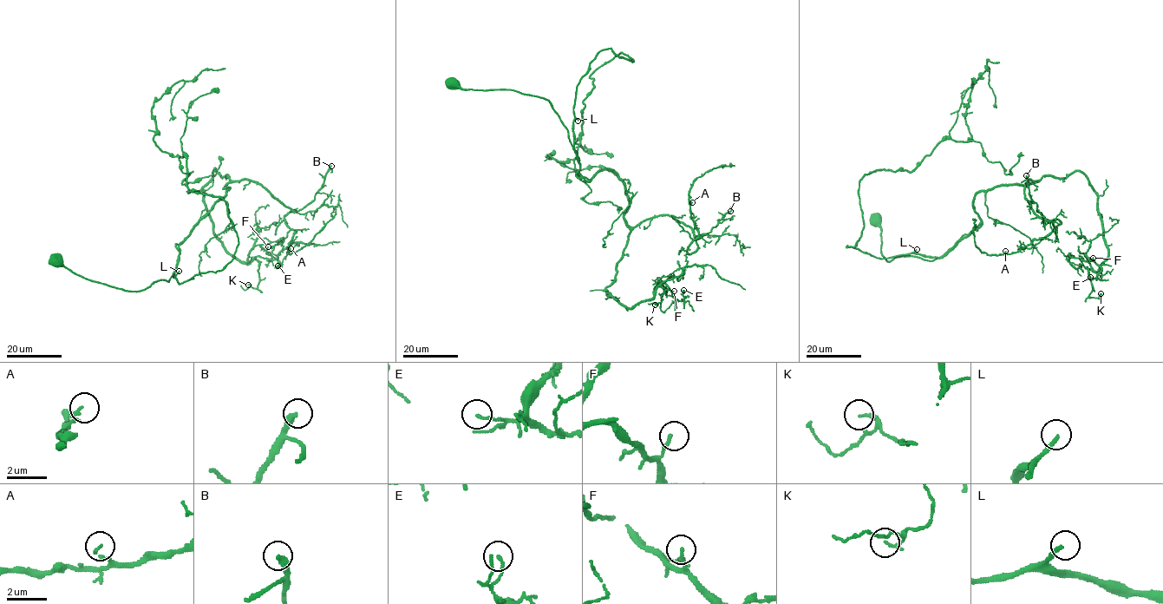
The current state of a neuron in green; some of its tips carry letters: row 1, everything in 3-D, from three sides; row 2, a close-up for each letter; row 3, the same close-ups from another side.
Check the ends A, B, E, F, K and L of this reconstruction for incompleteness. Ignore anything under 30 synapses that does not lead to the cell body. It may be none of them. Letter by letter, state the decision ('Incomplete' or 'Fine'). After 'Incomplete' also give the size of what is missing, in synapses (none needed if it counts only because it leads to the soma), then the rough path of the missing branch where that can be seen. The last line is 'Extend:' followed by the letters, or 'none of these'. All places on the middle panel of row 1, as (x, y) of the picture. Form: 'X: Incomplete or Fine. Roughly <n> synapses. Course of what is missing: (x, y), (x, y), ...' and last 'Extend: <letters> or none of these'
A: Fine
B: Fine
E: Fine
F: Fine
K: Fine
L: Incomplete. Roughly 140 synapses. Course of what is missing: (578, 121), (584, 162), (559, 225), (559, 237), (575, 246), (523, 246), (493, 206), (493, 195), (516, 201)
Extend: L

